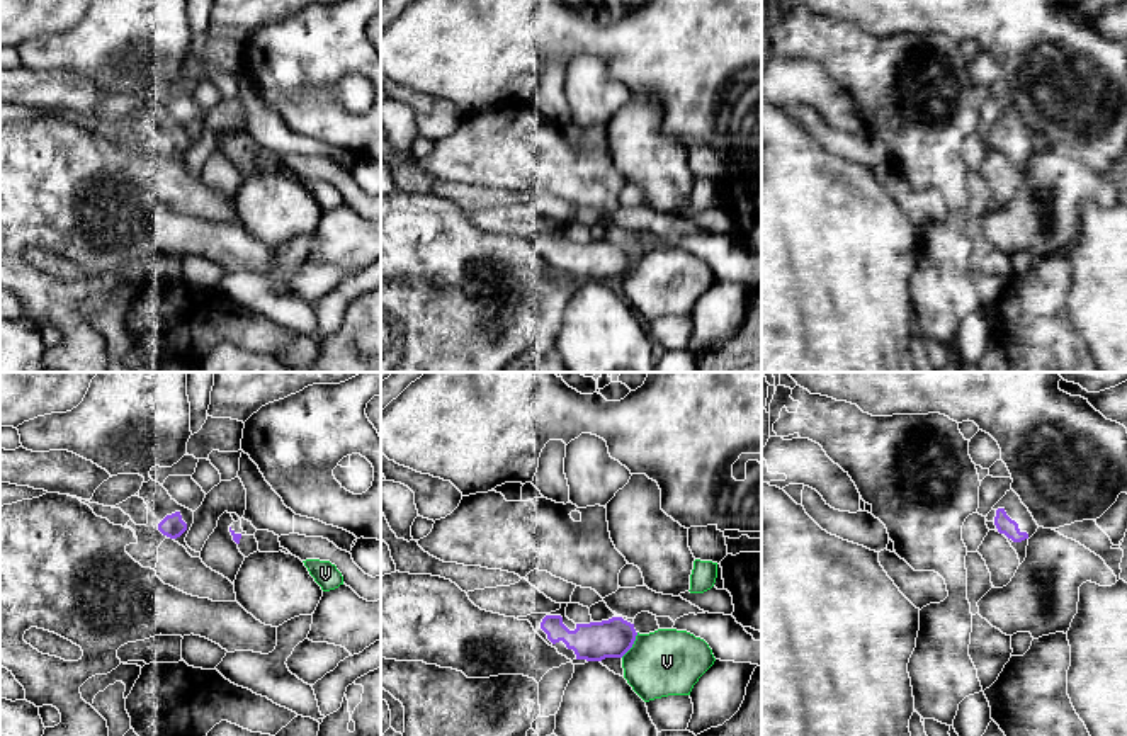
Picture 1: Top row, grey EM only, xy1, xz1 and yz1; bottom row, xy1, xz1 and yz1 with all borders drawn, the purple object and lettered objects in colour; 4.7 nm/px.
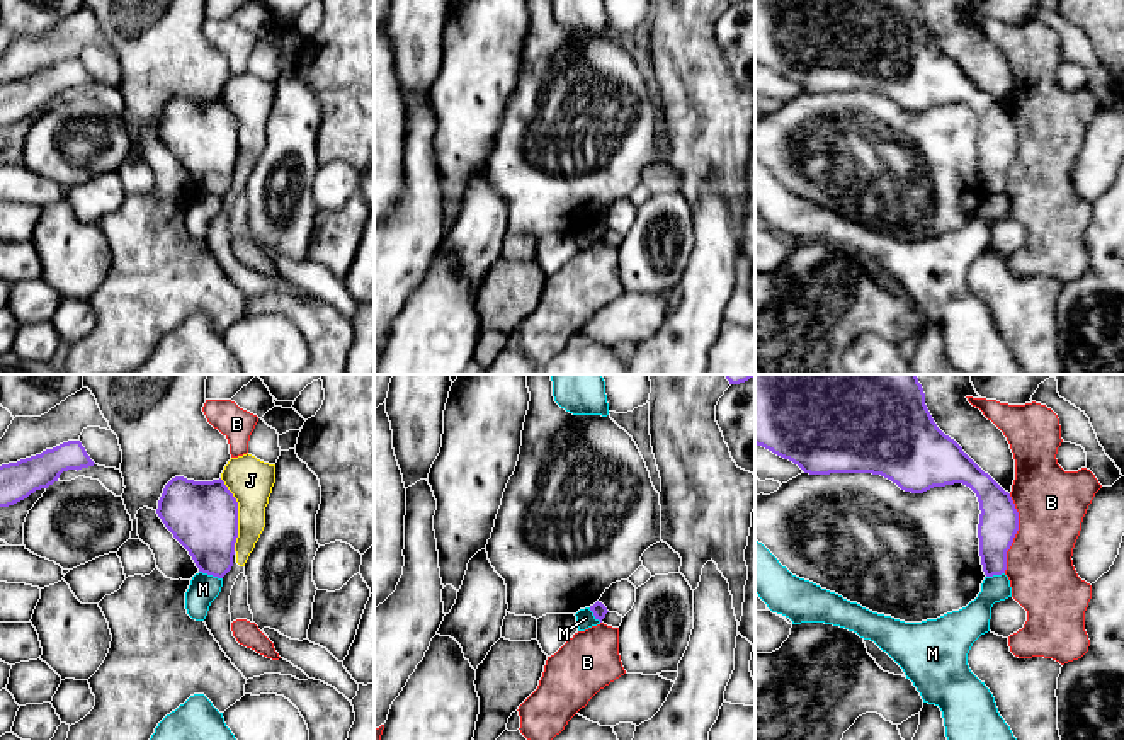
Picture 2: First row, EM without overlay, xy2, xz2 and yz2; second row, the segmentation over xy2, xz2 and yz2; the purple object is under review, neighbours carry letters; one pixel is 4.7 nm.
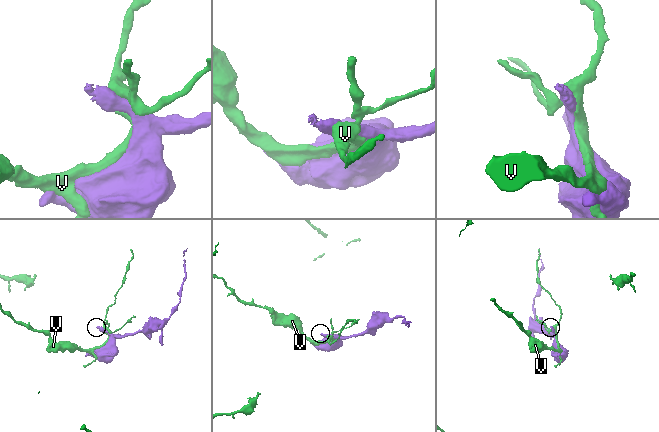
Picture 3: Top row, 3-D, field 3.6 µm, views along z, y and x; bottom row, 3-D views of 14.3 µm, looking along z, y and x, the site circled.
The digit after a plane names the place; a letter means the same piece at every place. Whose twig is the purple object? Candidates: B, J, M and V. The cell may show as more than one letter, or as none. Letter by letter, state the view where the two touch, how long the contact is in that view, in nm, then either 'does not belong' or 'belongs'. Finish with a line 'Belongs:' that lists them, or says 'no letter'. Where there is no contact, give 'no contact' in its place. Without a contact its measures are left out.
B: yz2 | 380 nm | does not belong
J: xy2 | 360 nm | does not belong
M: xy2 | 120 nm | does not belong
V: xz1 | 150 nm | does not belong
Belongs: no letter

